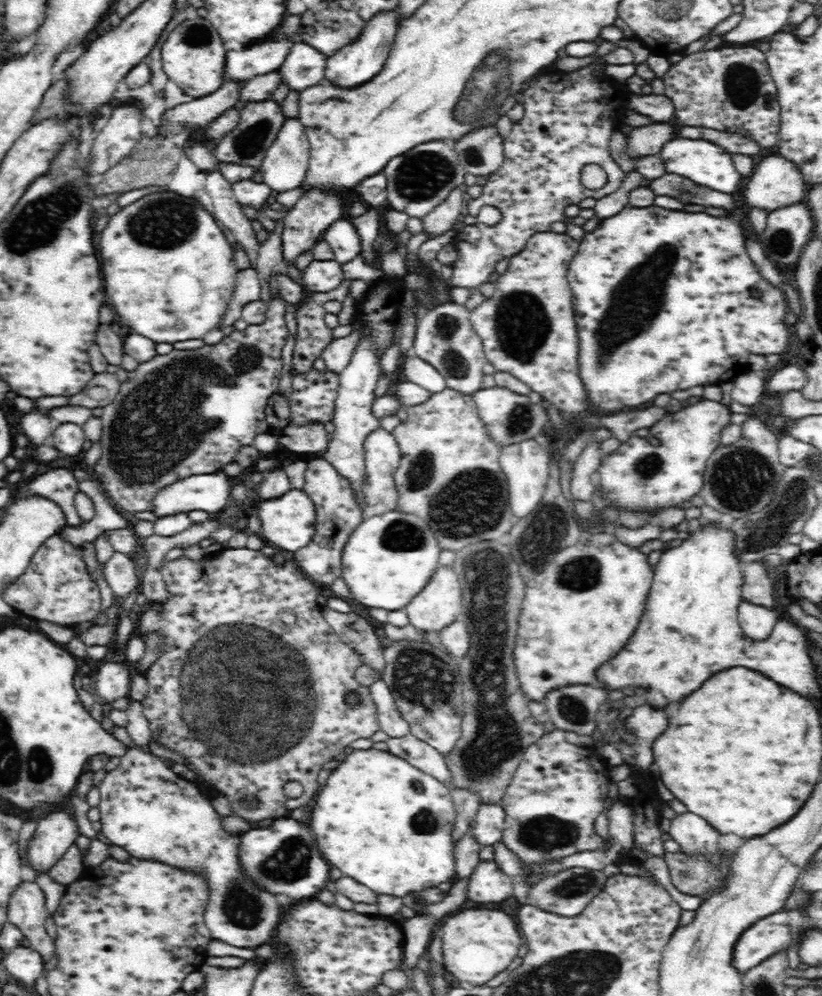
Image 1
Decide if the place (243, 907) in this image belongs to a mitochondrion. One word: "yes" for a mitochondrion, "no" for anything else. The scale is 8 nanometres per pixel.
yes

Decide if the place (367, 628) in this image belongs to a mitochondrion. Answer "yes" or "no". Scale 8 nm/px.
no

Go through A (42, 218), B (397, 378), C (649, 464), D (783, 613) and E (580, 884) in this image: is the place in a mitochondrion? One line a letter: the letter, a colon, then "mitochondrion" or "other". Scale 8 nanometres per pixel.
A: mitochondrion
B: other
C: mitochondrion
D: other
E: mitochondrion

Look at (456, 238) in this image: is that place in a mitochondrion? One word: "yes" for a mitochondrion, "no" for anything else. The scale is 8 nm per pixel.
no

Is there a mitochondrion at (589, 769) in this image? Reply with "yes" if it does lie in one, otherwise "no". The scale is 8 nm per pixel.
no

